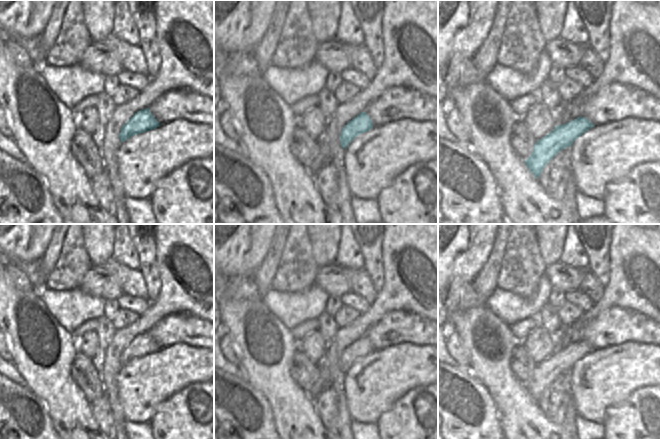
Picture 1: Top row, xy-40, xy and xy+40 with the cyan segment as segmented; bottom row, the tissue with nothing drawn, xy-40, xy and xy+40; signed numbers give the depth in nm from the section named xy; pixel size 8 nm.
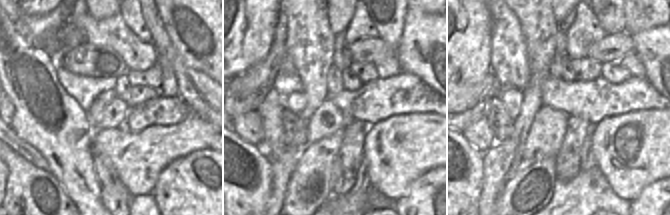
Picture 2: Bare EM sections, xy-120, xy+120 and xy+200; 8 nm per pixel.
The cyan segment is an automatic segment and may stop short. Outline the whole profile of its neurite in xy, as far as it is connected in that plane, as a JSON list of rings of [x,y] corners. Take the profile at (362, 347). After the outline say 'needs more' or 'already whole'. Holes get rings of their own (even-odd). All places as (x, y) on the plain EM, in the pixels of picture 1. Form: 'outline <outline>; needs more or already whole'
outline [[[364,335],[349,345],[343,352],[340,360],[341,370],[347,370],[360,358],[366,357],[373,352],[373,346],[369,339]]]; already whole

